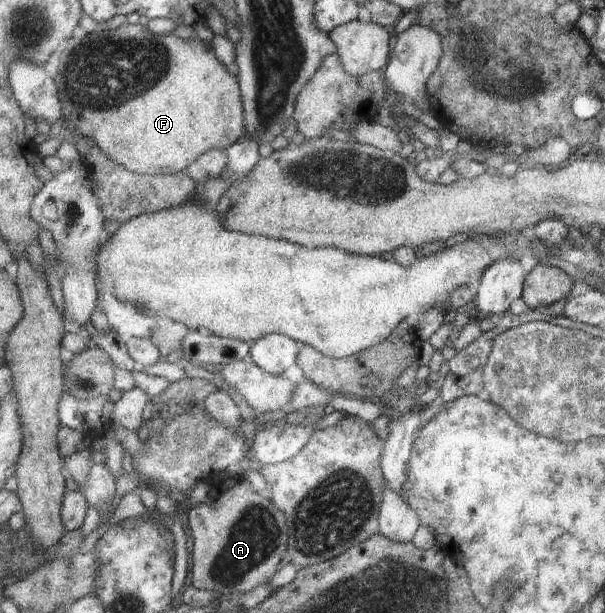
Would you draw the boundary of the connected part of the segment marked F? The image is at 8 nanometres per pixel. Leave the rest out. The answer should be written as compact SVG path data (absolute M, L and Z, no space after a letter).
M123 24L115 28L114 31L104 31L104 33L92 33L83 38L72 38L68 41L59 55L54 57L58 74L54 77L57 85L58 97L63 107L63 124L60 133L56 137L50 137L44 143L36 145L40 159L48 155L56 155L58 147L64 143L74 143L75 138L85 136L93 140L97 146L108 154L108 157L117 164L123 165L128 171L137 174L166 175L186 171L192 163L198 161L200 156L213 149L226 150L234 145L240 138L248 133L249 126L244 115L243 95L241 93L238 77L233 76L227 67L219 60L215 49L210 43L204 43L202 40L185 40L179 38L176 34L169 36L159 36L152 33L149 27L143 27L140 24Z

